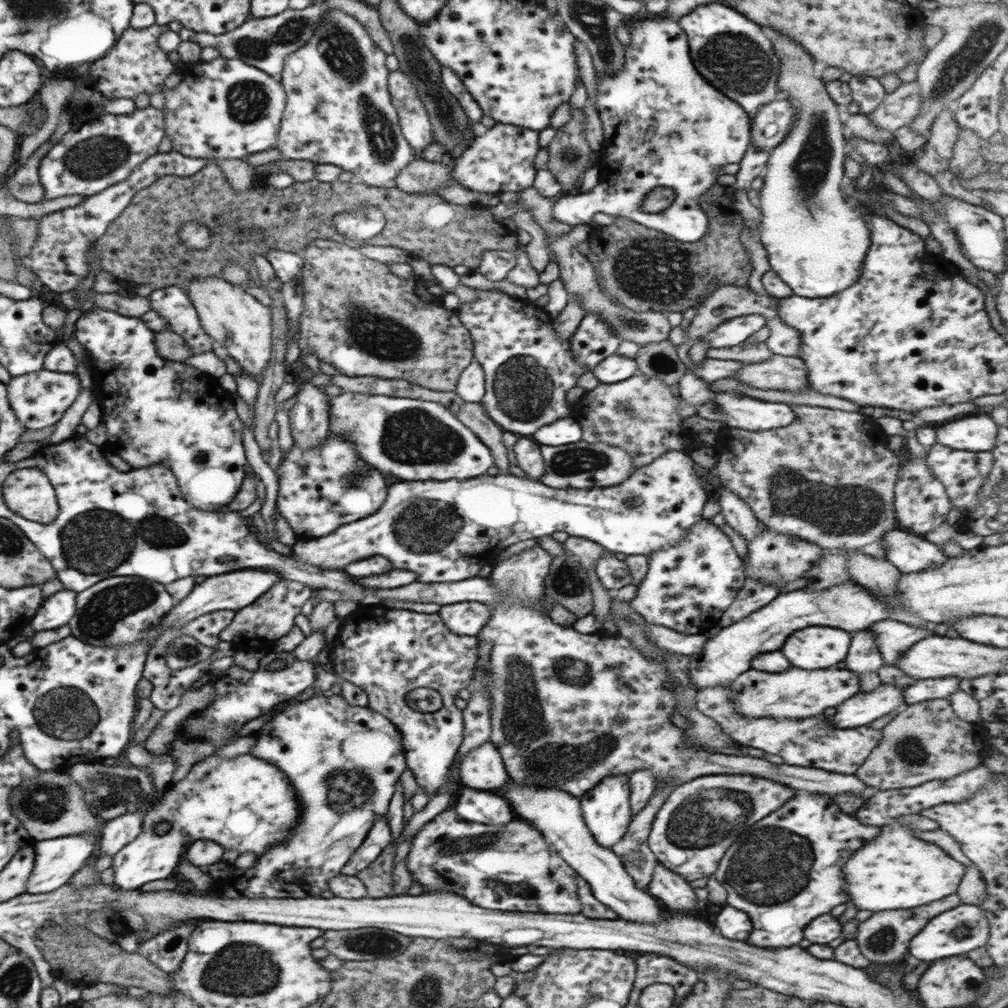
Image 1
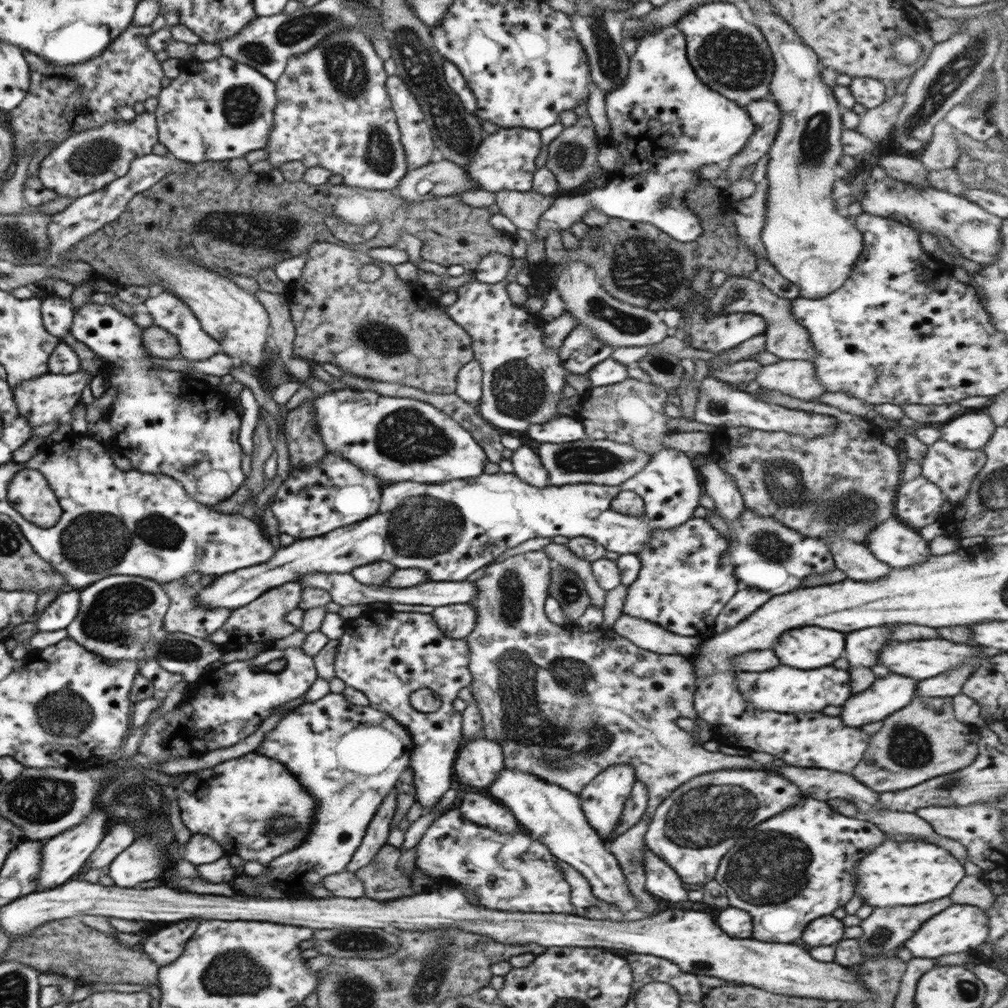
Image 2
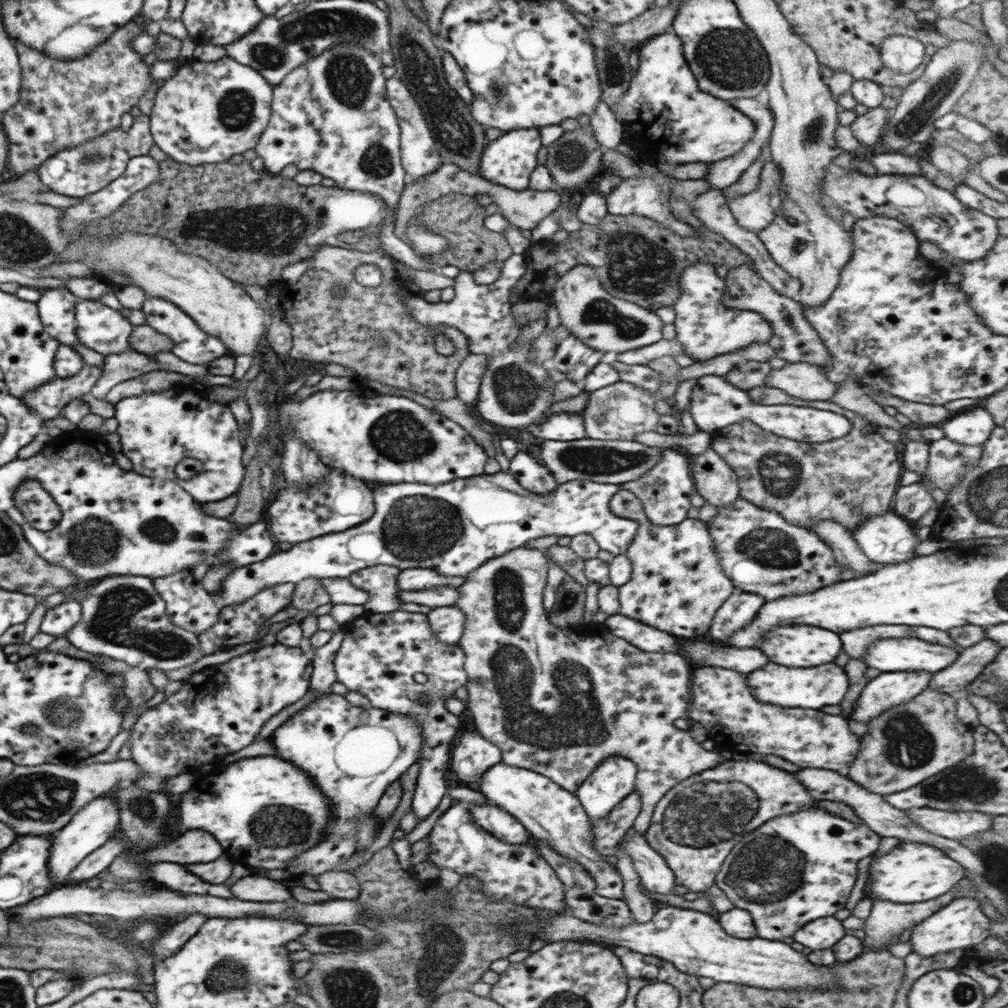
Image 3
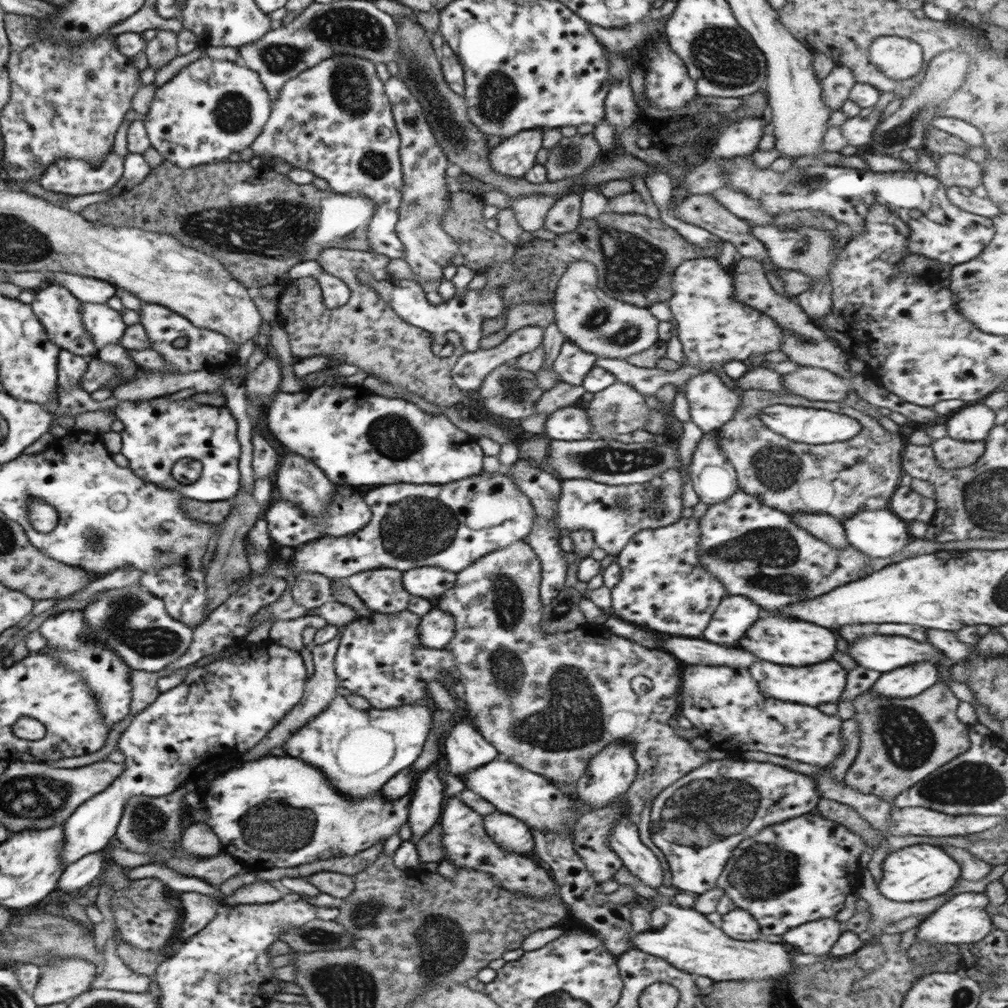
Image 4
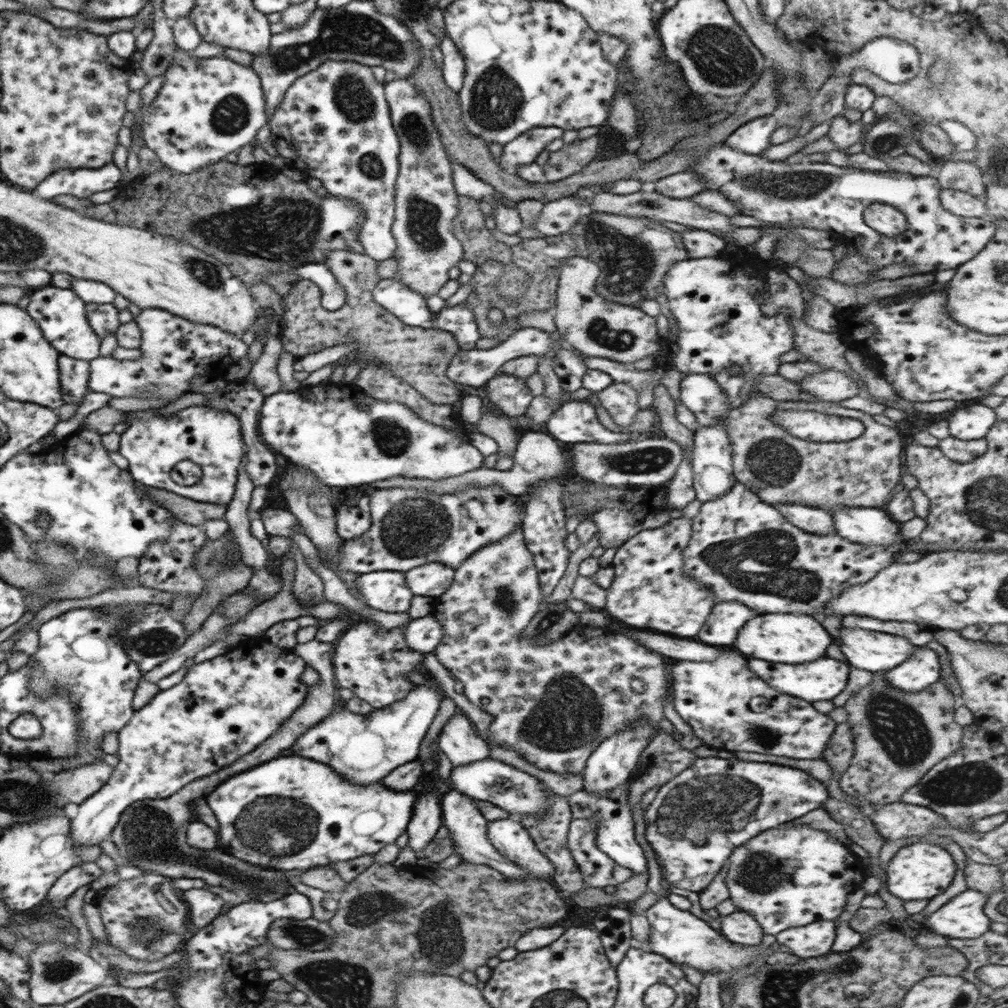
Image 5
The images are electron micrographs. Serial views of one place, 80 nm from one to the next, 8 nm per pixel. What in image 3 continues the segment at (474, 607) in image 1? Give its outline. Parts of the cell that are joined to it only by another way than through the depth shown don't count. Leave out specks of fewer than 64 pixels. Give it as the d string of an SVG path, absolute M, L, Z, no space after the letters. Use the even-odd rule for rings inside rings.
M455 606L433 608L427 614L429 625L436 639L444 644L457 644L465 629L465 614Z

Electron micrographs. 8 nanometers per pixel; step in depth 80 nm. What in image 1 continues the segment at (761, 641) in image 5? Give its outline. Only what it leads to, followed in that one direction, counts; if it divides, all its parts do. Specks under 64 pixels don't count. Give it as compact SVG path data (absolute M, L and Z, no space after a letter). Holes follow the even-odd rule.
M804 628L788 636L782 654L798 668L830 668L846 658L850 634L838 628Z

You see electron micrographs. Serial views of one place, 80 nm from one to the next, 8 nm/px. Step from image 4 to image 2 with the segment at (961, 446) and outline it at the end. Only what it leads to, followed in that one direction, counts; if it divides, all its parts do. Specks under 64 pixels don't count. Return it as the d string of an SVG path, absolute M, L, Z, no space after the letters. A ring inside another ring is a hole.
M939 439L934 444L927 446L927 453L923 458L922 472L930 482L933 482L943 492L943 496L954 505L960 504L966 496L972 482L972 479L980 472L980 469L986 464L986 453L984 450L974 450L958 448Z

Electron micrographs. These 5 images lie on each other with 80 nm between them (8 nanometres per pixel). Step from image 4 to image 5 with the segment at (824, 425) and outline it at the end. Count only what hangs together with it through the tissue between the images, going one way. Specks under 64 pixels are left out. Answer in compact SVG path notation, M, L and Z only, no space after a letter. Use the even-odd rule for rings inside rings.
M776 411L773 421L788 434L810 442L840 443L859 438L864 424L855 418L814 411Z

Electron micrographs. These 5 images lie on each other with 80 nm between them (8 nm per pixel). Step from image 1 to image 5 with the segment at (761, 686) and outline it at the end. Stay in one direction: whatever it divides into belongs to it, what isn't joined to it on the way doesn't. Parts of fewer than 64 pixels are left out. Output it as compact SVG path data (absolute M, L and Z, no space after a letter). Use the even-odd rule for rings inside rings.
M820 658L810 664L770 664L766 660L750 660L750 670L758 674L762 680L766 680L770 686L778 688L784 694L798 696L806 702L813 703L816 700L831 700L838 696L846 688L848 682L848 668L846 662L834 660L834 658Z

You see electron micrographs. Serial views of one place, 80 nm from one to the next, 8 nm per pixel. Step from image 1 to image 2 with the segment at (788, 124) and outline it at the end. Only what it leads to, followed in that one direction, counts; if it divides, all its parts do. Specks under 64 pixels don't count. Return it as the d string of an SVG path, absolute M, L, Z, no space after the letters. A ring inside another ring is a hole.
M770 98L752 101L746 109L753 120L755 131L744 148L725 163L726 170L721 177L731 182L739 180L742 169L757 163L770 150L781 125L781 107Z

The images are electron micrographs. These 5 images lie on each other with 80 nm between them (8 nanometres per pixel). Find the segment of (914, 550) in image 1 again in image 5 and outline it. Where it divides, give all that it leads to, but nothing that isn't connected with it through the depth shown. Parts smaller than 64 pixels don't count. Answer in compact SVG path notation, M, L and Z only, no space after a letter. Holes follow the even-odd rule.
M840 508L830 514L835 532L849 541L865 545L907 544L899 533L901 523L884 509Z

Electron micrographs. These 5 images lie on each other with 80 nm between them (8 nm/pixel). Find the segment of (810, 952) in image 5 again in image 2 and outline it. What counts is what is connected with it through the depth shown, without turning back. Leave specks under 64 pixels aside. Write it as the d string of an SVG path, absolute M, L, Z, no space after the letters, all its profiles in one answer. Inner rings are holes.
M822 916L818 920L812 920L802 931L802 940L808 946L830 946L844 938L844 926L834 916Z

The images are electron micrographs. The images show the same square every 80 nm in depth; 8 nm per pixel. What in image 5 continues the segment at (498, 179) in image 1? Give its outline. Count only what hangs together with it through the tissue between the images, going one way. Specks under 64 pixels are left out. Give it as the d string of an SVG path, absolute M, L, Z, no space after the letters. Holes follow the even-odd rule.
M558 127L531 128L503 145L502 157L497 161L505 172L515 173L518 168L535 163L537 156L548 144L562 138L562 134L564 129Z

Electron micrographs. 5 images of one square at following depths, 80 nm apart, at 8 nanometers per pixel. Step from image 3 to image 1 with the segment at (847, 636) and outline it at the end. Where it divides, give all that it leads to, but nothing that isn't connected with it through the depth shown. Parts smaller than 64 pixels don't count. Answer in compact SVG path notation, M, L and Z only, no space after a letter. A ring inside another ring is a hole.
M856 631L852 636L852 644L846 655L846 666L849 671L861 674L863 672L877 672L884 664L883 656L876 648L875 634L872 631Z

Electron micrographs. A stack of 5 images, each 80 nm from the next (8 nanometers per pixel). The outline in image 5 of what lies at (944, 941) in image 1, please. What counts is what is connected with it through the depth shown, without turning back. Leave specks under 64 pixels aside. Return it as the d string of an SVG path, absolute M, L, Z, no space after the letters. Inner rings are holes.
M966 889L926 919L929 930L940 936L970 942L990 931L990 919L984 913L989 895Z

